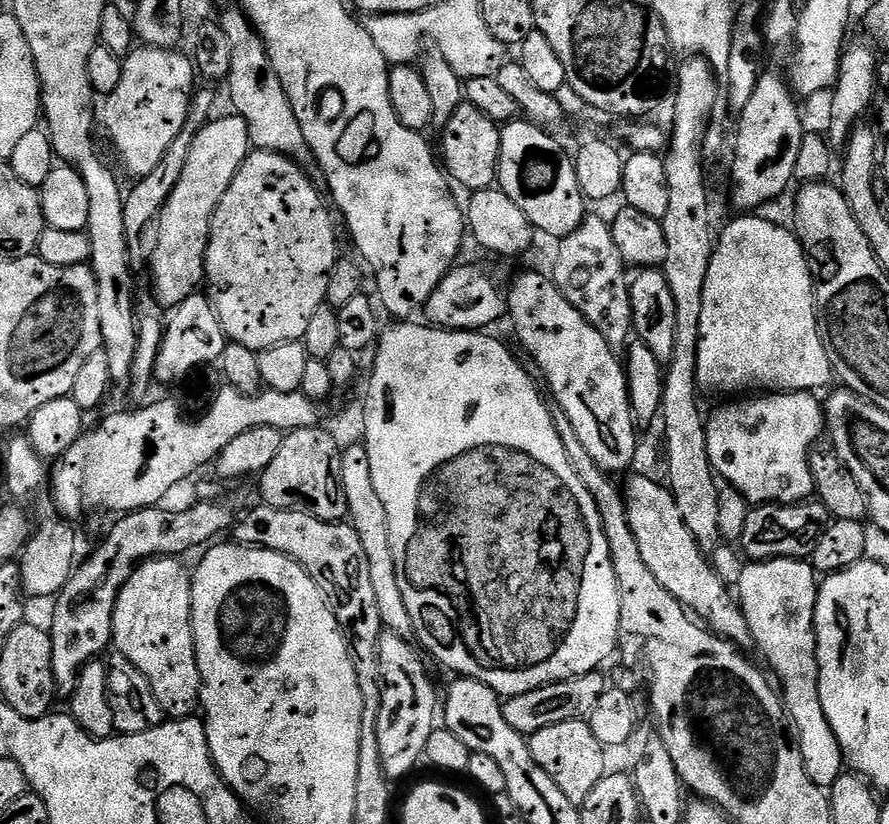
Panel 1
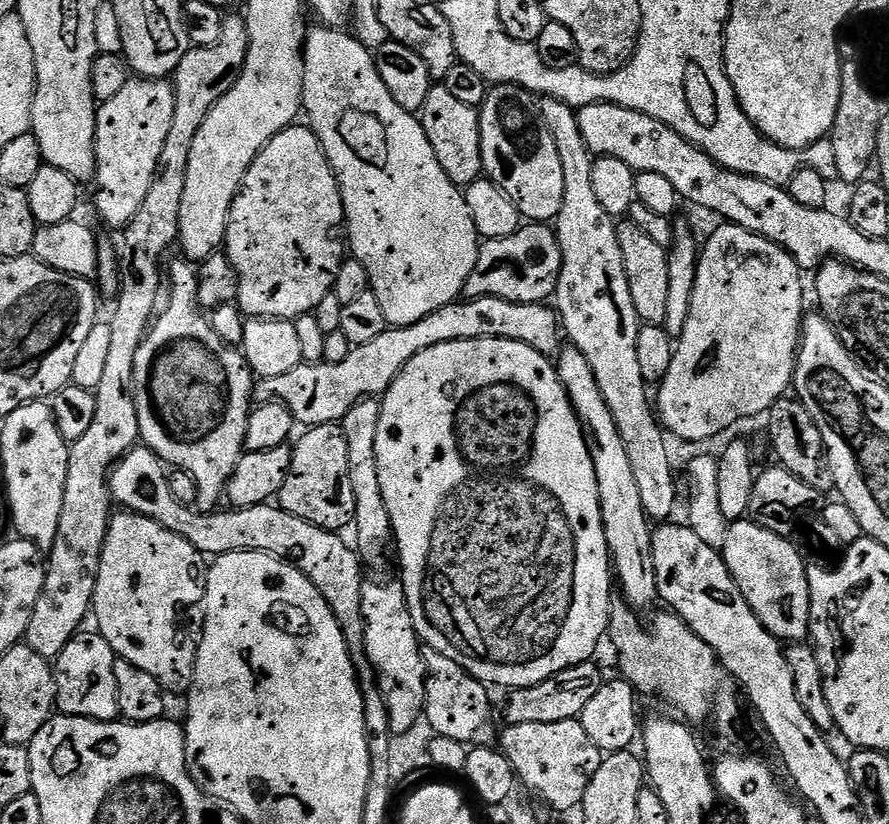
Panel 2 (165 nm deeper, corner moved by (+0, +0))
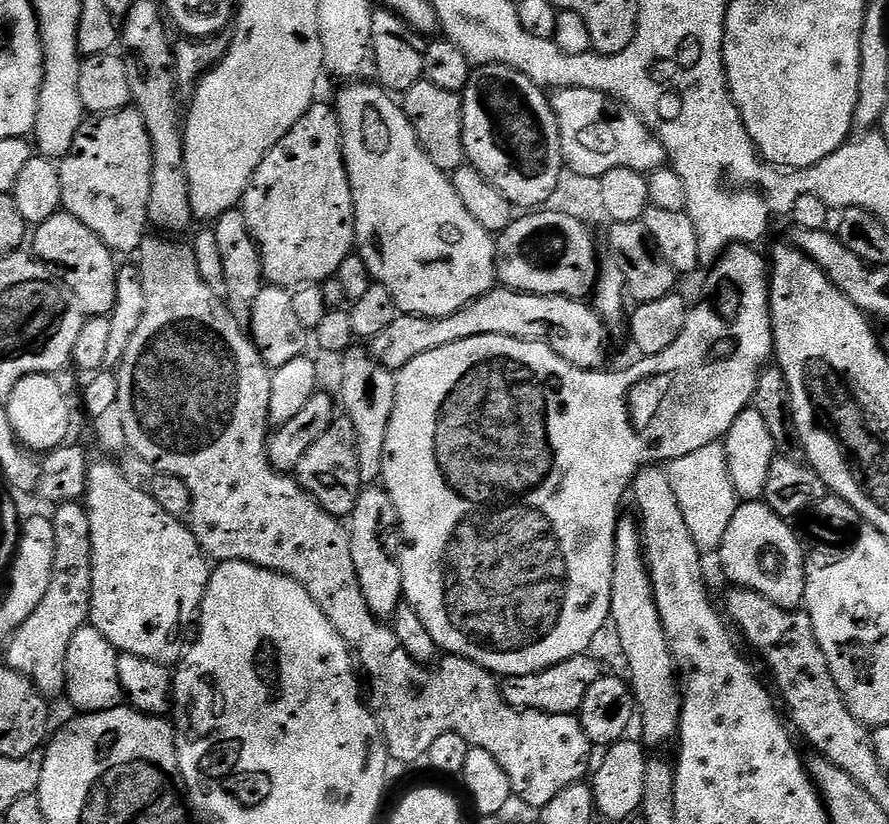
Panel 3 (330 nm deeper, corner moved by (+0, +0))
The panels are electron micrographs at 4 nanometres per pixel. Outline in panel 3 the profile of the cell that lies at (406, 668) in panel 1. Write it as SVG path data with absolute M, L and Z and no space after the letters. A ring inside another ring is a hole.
M368 486L361 491L356 509L350 517L348 537L350 555L354 558L354 571L358 574L358 586L362 586L362 598L366 598L366 606L370 606L377 620L391 621L404 600L400 565L402 533L398 510L383 487Z

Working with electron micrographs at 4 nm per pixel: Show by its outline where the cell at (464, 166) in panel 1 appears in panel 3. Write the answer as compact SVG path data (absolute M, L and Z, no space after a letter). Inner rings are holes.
M423 79L403 93L402 107L414 126L420 147L426 150L430 162L434 162L438 170L451 174L465 167L461 93L442 90L442 86L434 86L434 82Z

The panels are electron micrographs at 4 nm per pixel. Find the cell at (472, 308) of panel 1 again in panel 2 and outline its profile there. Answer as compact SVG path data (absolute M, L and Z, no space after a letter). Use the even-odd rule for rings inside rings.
M528 222L506 238L481 243L474 274L470 274L463 295L470 300L493 296L506 298L506 302L543 304L555 297L561 270L562 250L558 246L555 227L544 222Z

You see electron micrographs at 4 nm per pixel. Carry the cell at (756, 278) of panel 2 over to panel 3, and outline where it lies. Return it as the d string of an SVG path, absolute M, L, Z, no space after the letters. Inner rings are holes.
M733 244L733 245L731 245L731 246L729 246L729 248L727 248L727 250L725 250L725 251L724 251L724 252L723 252L723 253L722 253L722 254L721 254L721 256L720 256L720 258L719 258L719 260L717 260L717 261L716 261L716 263L715 263L715 264L713 264L713 265L711 265L711 268L710 268L710 271L709 271L709 272L712 272L712 273L710 273L710 274L709 274L709 276L708 276L708 277L706 277L706 278L705 278L705 280L704 280L704 300L700 300L700 301L698 301L698 302L697 302L697 304L696 304L696 305L695 305L695 304L694 304L694 303L693 303L693 304L692 304L692 305L691 305L691 307L689 307L689 309L688 309L688 317L687 317L687 318L686 318L686 326L682 326L682 334L678 334L678 342L674 342L674 346L670 346L670 347L668 347L668 349L667 349L667 350L662 350L662 354L654 354L654 355L653 355L653 356L645 356L645 357L643 357L643 358L636 358L636 361L634 361L634 362L633 362L633 364L632 364L632 365L630 365L630 366L629 366L629 368L624 368L624 369L622 369L622 370L621 370L621 372L608 372L608 371L609 371L609 370L589 370L589 369L586 369L586 368L576 368L576 367L574 367L574 366L573 366L573 365L572 365L572 364L571 364L571 363L570 363L570 362L566 362L566 358L562 358L562 357L561 357L561 356L559 356L559 355L558 355L558 354L554 354L554 350L550 350L550 346L546 346L546 345L545 345L545 344L543 344L543 343L542 343L542 342L534 342L534 341L533 341L533 340L519 340L519 339L518 339L518 338L510 338L510 337L509 337L509 336L499 336L499 335L498 335L498 334L482 334L482 335L481 335L481 336L479 336L479 337L478 337L478 338L466 338L466 339L465 339L465 340L463 340L463 341L462 341L462 342L450 342L450 343L449 343L449 344L447 344L447 345L446 345L446 346L438 346L438 350L430 350L430 354L422 354L422 355L420 355L420 357L418 357L418 358L414 358L414 362L410 362L410 363L409 363L409 364L408 364L408 365L407 365L407 366L405 366L405 367L404 367L404 368L402 368L402 369L400 369L400 371L399 371L399 372L397 372L397 373L396 373L396 393L395 393L395 394L394 394L394 414L390 414L390 426L389 426L389 427L388 427L388 429L387 429L387 430L386 430L386 450L385 450L385 451L384 451L384 453L383 453L383 454L382 454L382 487L383 487L383 489L384 489L384 491L385 491L385 492L388 492L388 493L389 493L389 494L390 494L390 498L391 498L391 499L392 499L392 501L393 501L393 502L394 502L394 506L395 506L395 507L396 507L396 509L397 509L397 510L398 510L398 518L399 518L399 519L400 519L400 531L401 531L401 533L402 533L402 540L403 540L403 543L404 543L404 545L403 545L403 548L402 548L402 551L401 551L401 554L400 554L400 565L401 565L401 566L402 566L402 586L403 586L403 587L404 587L404 600L405 600L405 601L406 601L406 604L407 604L407 607L410 607L410 608L413 608L413 609L414 609L414 610L415 610L415 612L416 612L416 613L417 613L417 614L418 614L418 618L419 618L419 619L420 619L420 621L421 621L421 622L422 622L422 626L426 626L426 630L427 630L427 631L428 631L428 632L429 632L429 633L430 633L430 638L434 638L434 642L435 642L435 643L436 643L436 647L437 647L437 649L439 649L439 651L440 651L440 652L441 652L441 653L444 653L444 654L447 654L447 655L449 655L449 656L461 656L461 657L462 657L462 658L466 658L466 659L467 659L467 660L473 660L473 662L475 662L475 664L481 664L481 666L482 666L482 667L484 667L484 668L486 668L486 669L488 669L488 671L489 671L489 672L491 672L491 673L493 673L493 674L495 674L495 675L496 675L496 676L497 676L497 677L500 677L500 678L507 678L507 677L509 677L509 676L517 676L517 675L518 675L518 674L534 674L534 673L535 673L535 672L541 672L541 671L542 671L542 670L546 670L546 669L547 669L547 668L549 668L549 667L550 667L550 666L558 666L558 662L566 662L566 661L567 661L567 660L569 660L569 659L570 659L570 658L574 658L574 657L575 657L575 656L582 656L582 655L585 655L585 653L587 653L587 652L588 652L588 651L589 651L589 649L591 649L591 648L588 648L588 647L590 647L590 646L591 646L591 644L592 644L592 643L594 643L594 642L595 642L595 640L596 640L596 635L598 635L598 634L599 634L599 632L600 632L600 631L602 631L602 630L603 630L603 628L604 628L604 624L605 624L605 628L606 628L606 625L607 625L607 624L608 624L608 623L609 623L609 620L610 620L610 617L611 617L611 614L612 614L612 611L611 611L611 610L610 610L610 594L611 594L611 593L612 593L612 579L613 579L613 578L614 578L614 550L615 550L615 549L616 549L616 524L617 524L617 522L618 522L618 521L620 521L620 520L621 520L621 518L622 518L622 512L620 512L620 503L622 503L622 502L623 502L623 500L624 500L624 496L625 496L625 500L626 500L626 497L627 497L627 496L628 496L628 495L629 495L629 492L630 492L630 489L631 489L631 486L632 486L632 482L633 482L633 480L635 480L635 479L636 479L636 476L637 476L637 475L638 475L638 473L639 473L639 472L640 472L640 469L641 469L641 468L643 468L643 467L645 467L645 466L656 466L656 465L659 465L659 464L660 464L660 463L661 463L661 462L671 462L671 461L673 461L673 460L677 460L677 459L678 459L678 458L682 458L682 457L683 457L683 456L685 456L685 455L686 455L686 454L694 454L694 450L702 450L702 446L710 446L710 445L711 445L711 444L715 444L715 443L717 443L717 442L720 442L720 441L723 441L723 439L724 439L724 437L725 437L725 436L727 436L727 434L728 434L728 431L729 431L729 430L730 430L730 426L734 426L734 418L738 418L738 414L742 414L742 413L743 413L743 412L745 412L745 410L747 410L747 409L748 409L748 408L749 408L749 407L750 407L750 405L751 405L751 404L752 404L752 403L753 403L753 400L754 400L754 397L755 397L755 394L756 394L756 383L757 383L757 382L759 382L759 380L760 380L760 374L761 374L761 371L762 371L762 366L764 366L764 365L767 365L767 364L768 364L768 363L769 363L769 361L771 361L771 360L772 360L772 359L773 359L773 356L774 356L774 345L773 345L773 343L772 343L772 315L771 315L771 314L770 314L770 310L769 310L769 309L768 309L768 282L769 282L769 279L770 279L770 264L769 264L769 261L768 261L768 260L767 260L767 259L765 259L765 257L764 257L764 260L763 260L763 258L762 258L762 257L760 257L760 256L759 256L759 254L758 254L758 253L756 253L756 252L755 252L755 251L756 251L756 250L757 250L757 249L756 249L756 248L755 248L755 247L752 247L752 246L749 246L749 245L746 245L746 244Z

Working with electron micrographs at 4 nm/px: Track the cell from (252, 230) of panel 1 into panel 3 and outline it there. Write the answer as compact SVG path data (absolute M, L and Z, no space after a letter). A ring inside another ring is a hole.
M313 103L306 114L266 154L264 161L252 175L248 189L244 191L242 211L246 226L260 251L264 279L277 288L295 290L305 286L320 286L325 280L335 277L338 266L353 255L356 247L356 219L354 202L344 165L344 131L335 107L331 103Z

